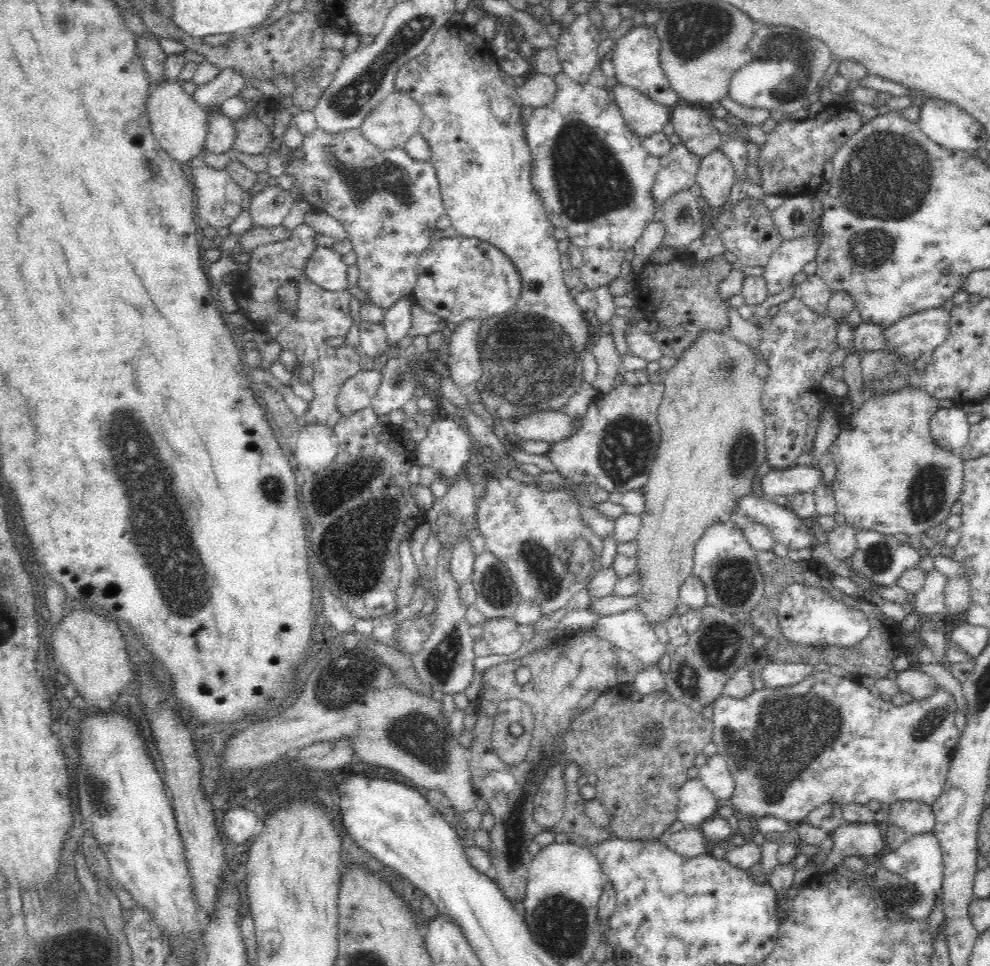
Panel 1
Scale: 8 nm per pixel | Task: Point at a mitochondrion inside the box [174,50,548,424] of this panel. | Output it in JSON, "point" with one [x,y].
{"point":[361,181]}

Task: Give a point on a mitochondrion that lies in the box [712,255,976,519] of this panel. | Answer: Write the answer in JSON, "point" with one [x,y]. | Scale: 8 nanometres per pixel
{"point":[743,453]}

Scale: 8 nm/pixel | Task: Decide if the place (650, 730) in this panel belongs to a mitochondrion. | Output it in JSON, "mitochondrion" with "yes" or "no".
{"mitochondrion":"yes"}

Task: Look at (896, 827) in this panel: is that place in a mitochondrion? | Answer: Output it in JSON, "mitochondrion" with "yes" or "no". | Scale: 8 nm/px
{"mitochondrion":"no"}

